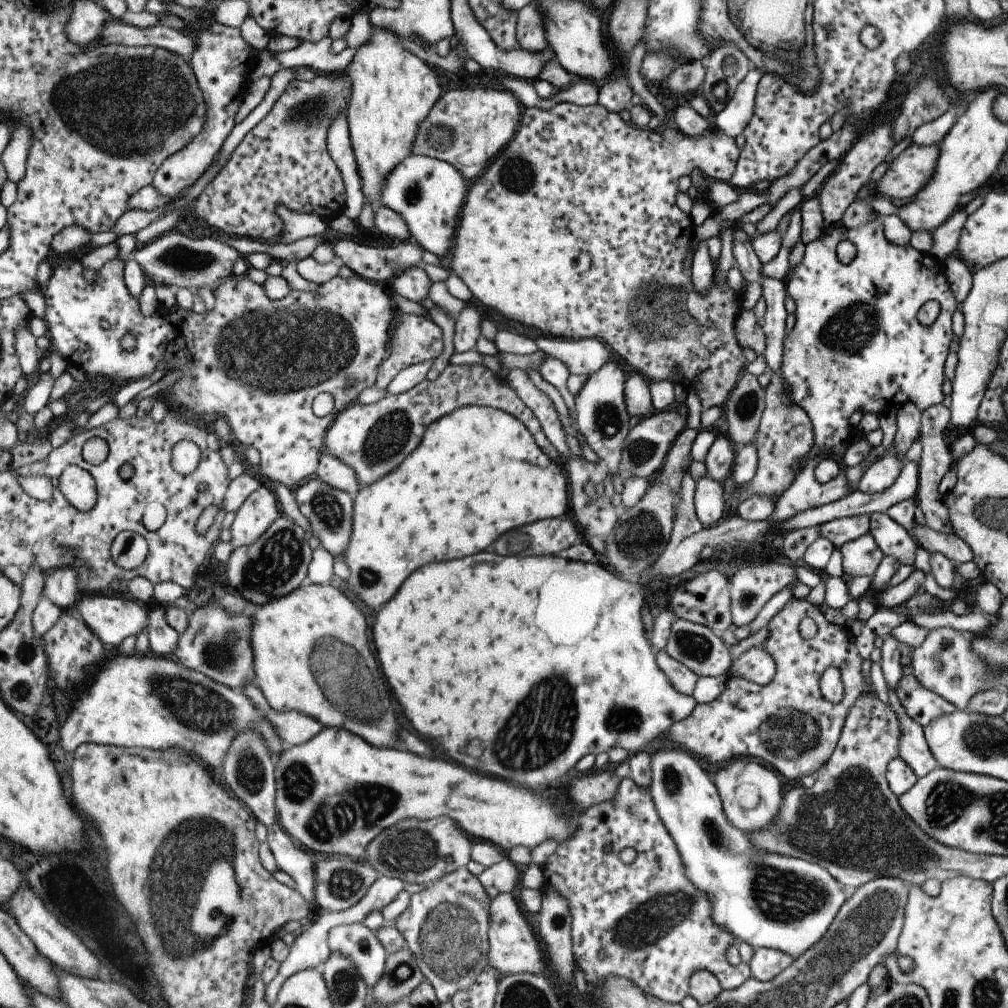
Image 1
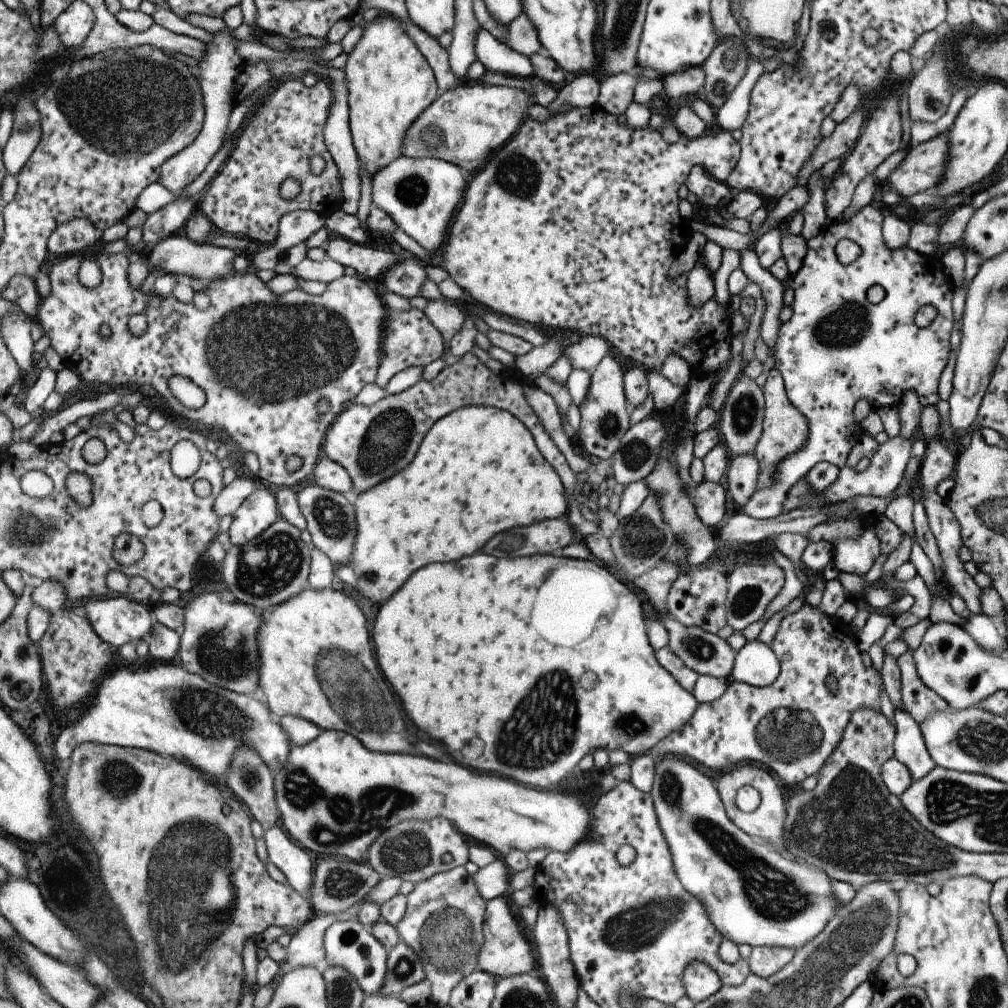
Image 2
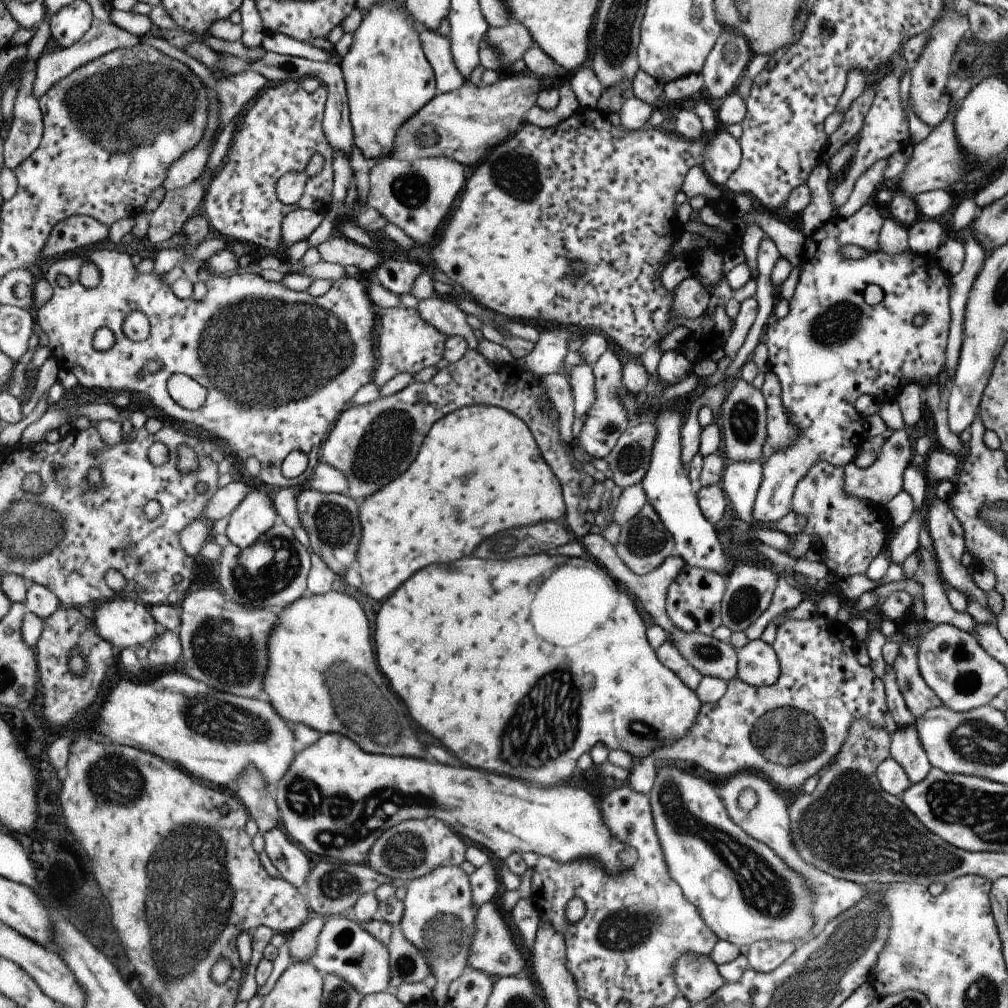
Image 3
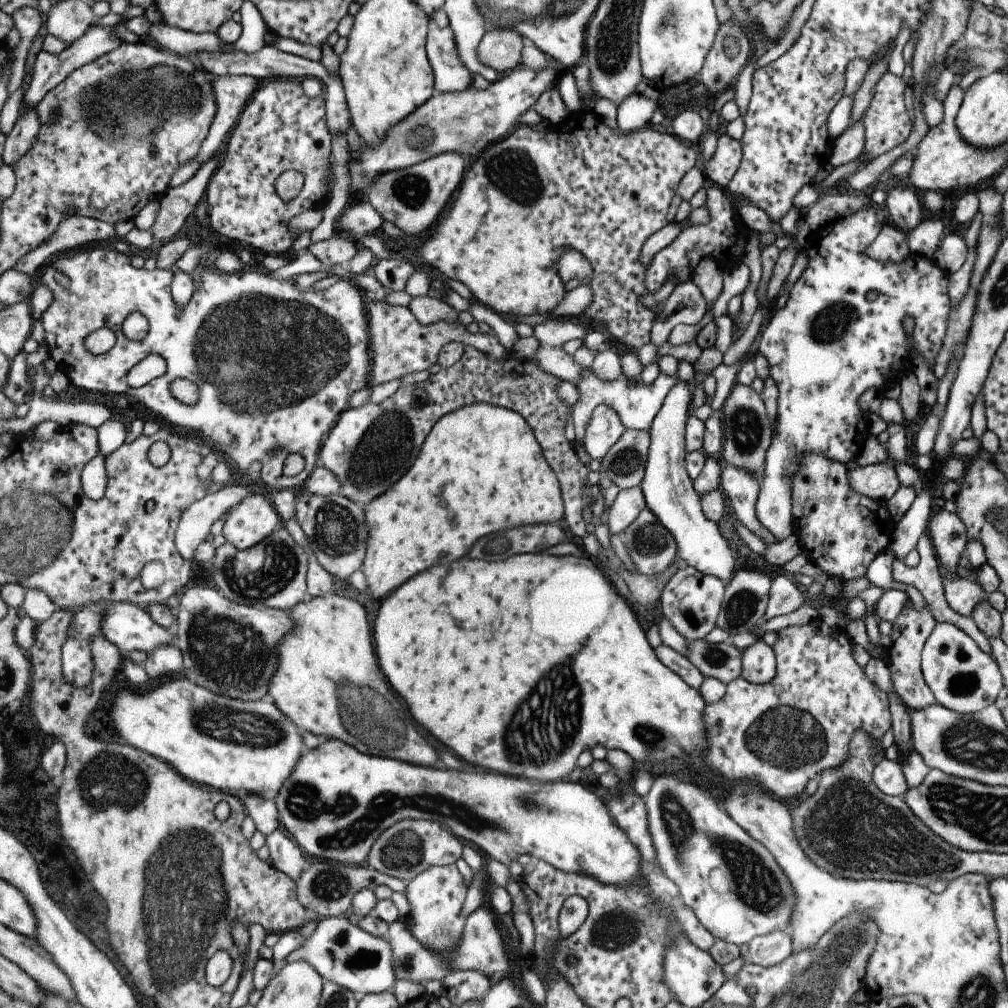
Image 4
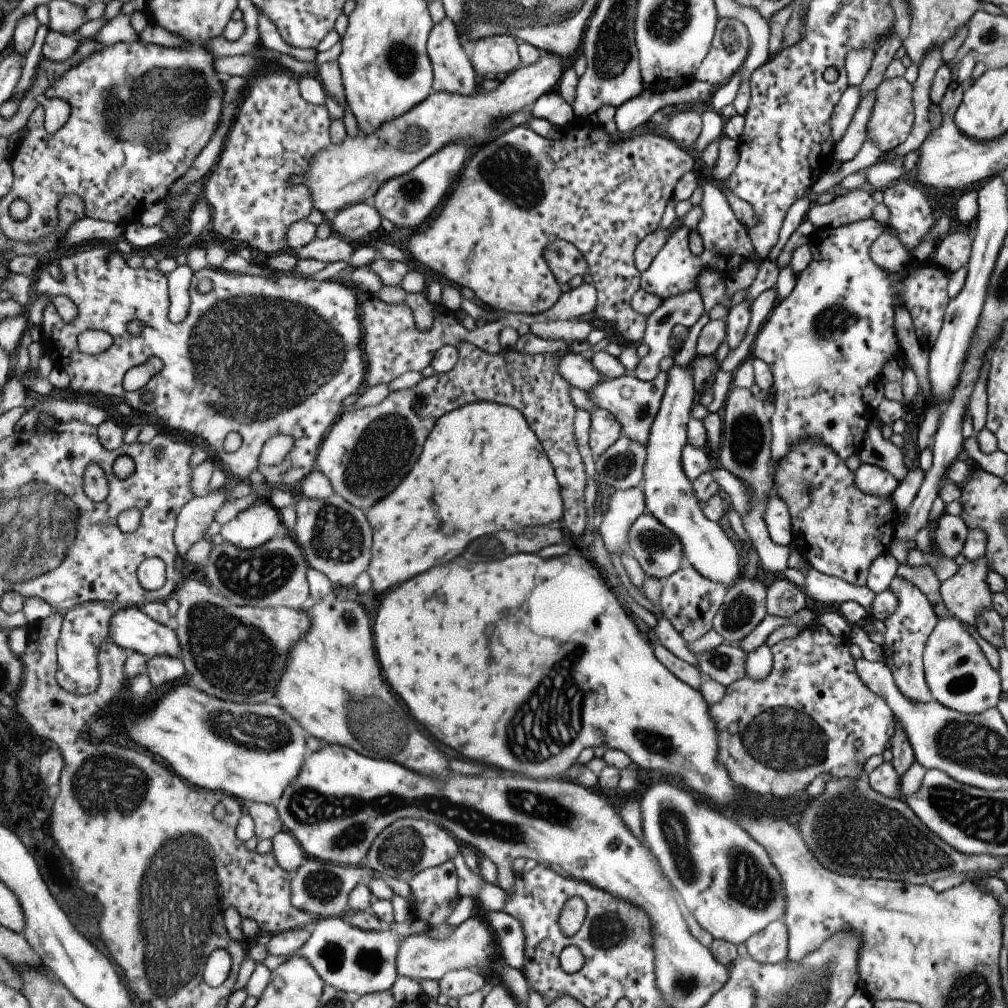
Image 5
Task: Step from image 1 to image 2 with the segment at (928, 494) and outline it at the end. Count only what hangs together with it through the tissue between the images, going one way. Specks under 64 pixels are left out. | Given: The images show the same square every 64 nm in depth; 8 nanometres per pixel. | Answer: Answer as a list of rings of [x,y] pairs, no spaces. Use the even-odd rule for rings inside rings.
[[[925,406],[921,408],[921,424],[919,424],[919,430],[927,442],[925,446],[925,454],[923,458],[919,460],[921,462],[921,468],[919,468],[919,476],[917,476],[917,482],[921,486],[921,498],[923,498],[923,508],[925,508],[925,516],[927,516],[927,522],[929,522],[929,530],[933,532],[935,536],[935,542],[937,542],[937,548],[939,548],[939,554],[943,558],[943,578],[945,582],[949,584],[949,590],[959,594],[963,600],[965,600],[965,606],[967,610],[973,614],[981,614],[981,602],[979,602],[979,594],[981,594],[981,588],[975,584],[975,580],[963,570],[963,562],[959,560],[957,552],[959,552],[959,546],[961,546],[961,534],[959,534],[959,524],[957,520],[953,518],[951,510],[947,508],[945,500],[935,492],[935,486],[939,482],[943,482],[945,478],[949,478],[953,472],[955,472],[955,458],[951,454],[951,450],[941,442],[941,436],[939,436],[939,430],[941,430],[941,416],[939,416],[939,410],[935,410],[935,406]]]

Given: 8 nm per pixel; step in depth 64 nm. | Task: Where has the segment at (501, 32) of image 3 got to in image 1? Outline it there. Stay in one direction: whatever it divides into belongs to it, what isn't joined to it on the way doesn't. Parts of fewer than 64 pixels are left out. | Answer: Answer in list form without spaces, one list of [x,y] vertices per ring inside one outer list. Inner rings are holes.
[[[531,2],[523,10],[519,10],[521,20],[519,20],[519,40],[523,50],[533,50],[533,52],[543,52],[549,42],[545,38],[545,14],[541,12],[539,4]]]

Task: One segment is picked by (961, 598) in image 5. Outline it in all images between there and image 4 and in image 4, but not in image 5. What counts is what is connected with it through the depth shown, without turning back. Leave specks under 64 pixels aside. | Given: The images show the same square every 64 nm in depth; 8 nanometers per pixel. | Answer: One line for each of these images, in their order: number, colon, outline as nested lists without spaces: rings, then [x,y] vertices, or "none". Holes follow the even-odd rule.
4: [[[967,568],[965,580],[957,576],[955,580],[945,578],[945,582],[943,582],[943,592],[945,592],[945,600],[947,600],[949,608],[955,610],[957,614],[963,614],[969,618],[971,618],[971,610],[987,596],[983,592],[983,588],[975,582],[975,578],[977,578],[977,570]]]

